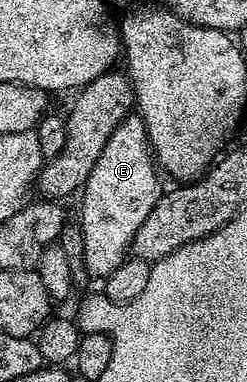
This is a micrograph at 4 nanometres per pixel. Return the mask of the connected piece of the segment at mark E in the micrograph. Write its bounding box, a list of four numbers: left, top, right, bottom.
[80,114,159,278]

